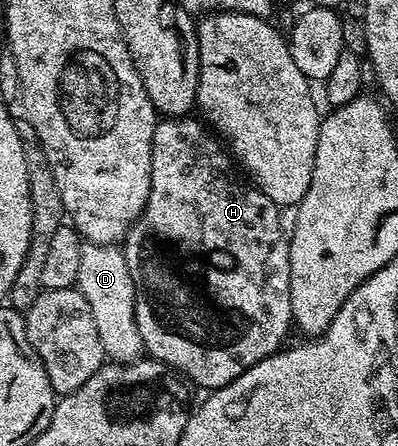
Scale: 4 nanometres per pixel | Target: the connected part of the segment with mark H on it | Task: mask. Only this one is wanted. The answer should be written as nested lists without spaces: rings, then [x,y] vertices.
[[[164,118],[157,123],[152,143],[150,194],[146,198],[146,206],[142,214],[128,229],[128,235],[122,241],[122,251],[130,266],[130,274],[134,278],[136,287],[136,321],[138,334],[142,334],[144,352],[151,359],[168,364],[195,387],[197,384],[200,388],[208,388],[204,390],[215,390],[234,382],[234,378],[246,374],[250,366],[262,362],[268,356],[273,356],[287,341],[284,339],[288,336],[288,327],[291,329],[294,324],[290,306],[289,237],[286,235],[286,224],[280,221],[281,209],[278,205],[261,188],[256,187],[255,183],[247,179],[240,180],[239,174],[236,173],[237,165],[226,151],[225,145],[199,119],[198,121],[192,119]]]

